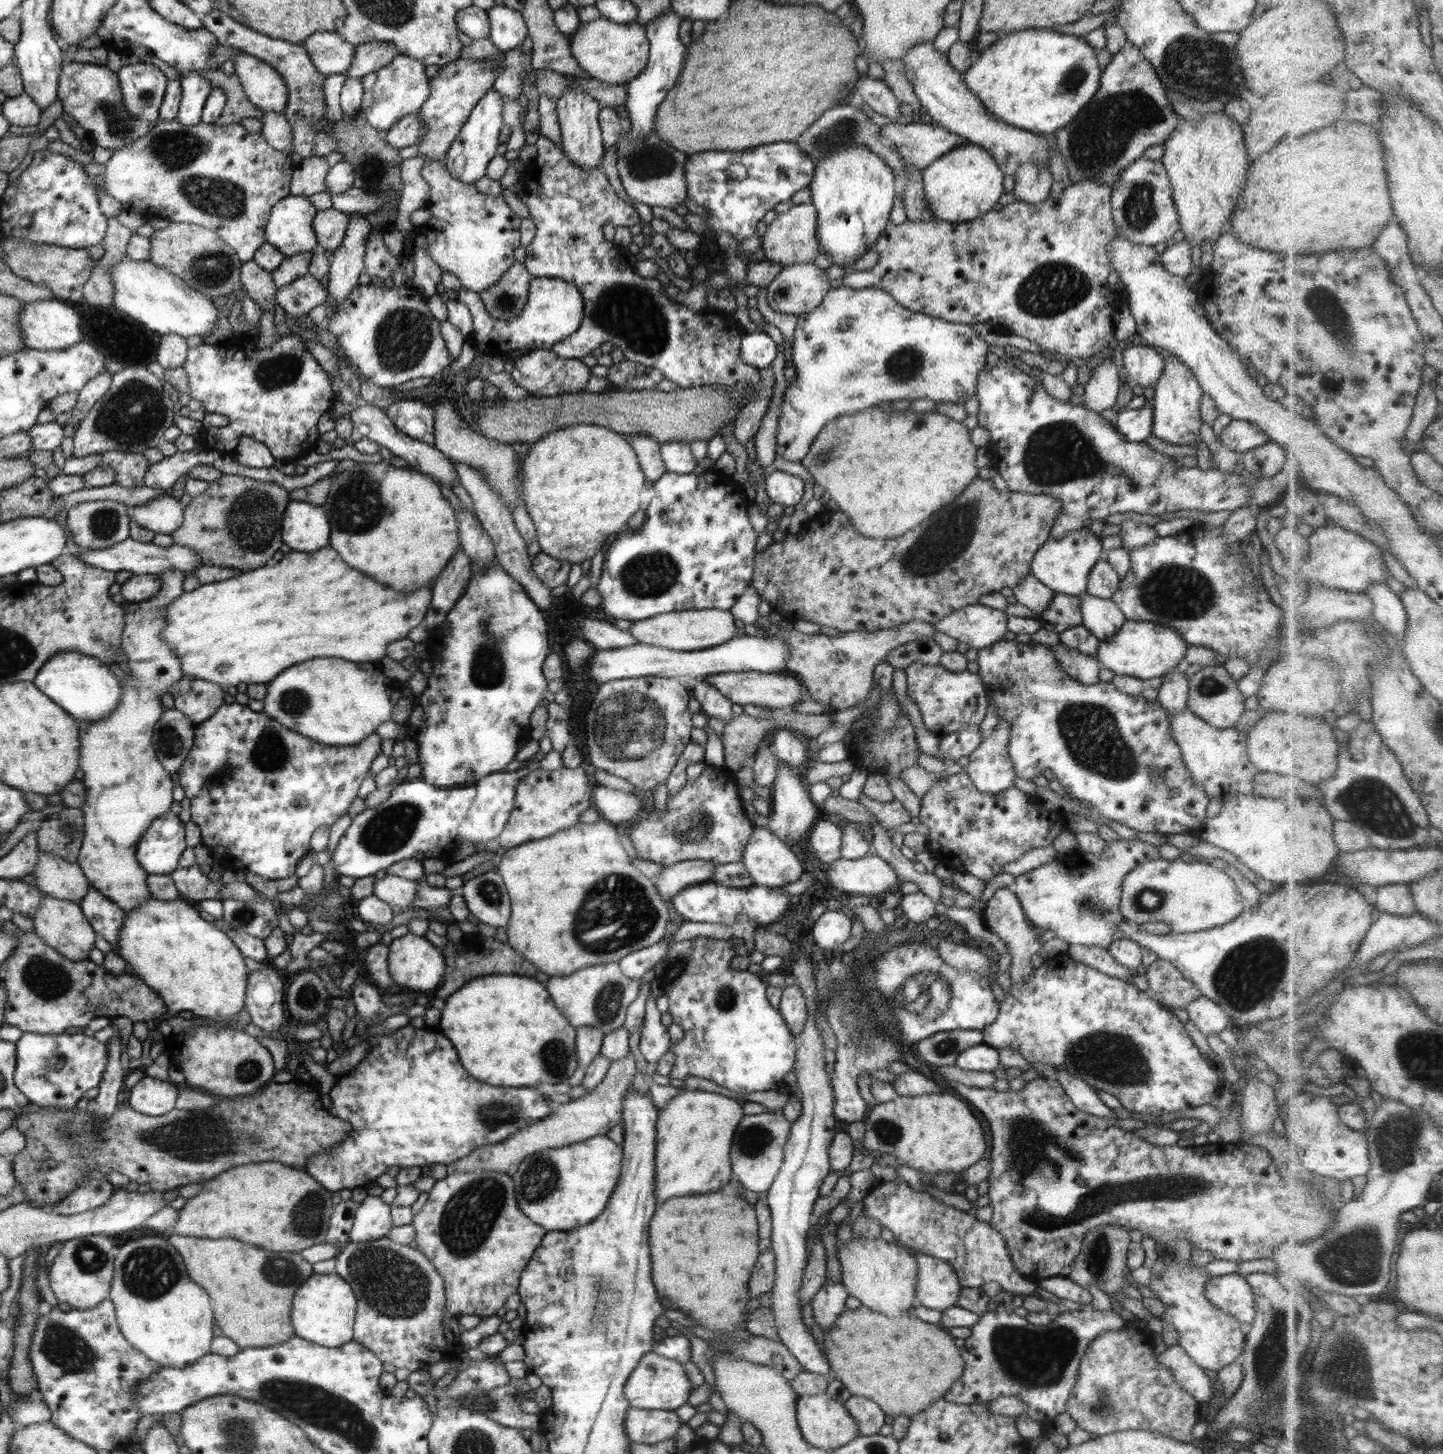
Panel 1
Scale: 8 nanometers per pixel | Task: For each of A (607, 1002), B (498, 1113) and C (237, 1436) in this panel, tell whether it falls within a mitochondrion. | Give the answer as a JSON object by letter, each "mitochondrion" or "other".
{"A":"mitochondrion","B":"mitochondrion","C":"mitochondrion"}

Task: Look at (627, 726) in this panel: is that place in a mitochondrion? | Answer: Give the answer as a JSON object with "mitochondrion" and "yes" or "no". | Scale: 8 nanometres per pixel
{"mitochondrion":"yes"}

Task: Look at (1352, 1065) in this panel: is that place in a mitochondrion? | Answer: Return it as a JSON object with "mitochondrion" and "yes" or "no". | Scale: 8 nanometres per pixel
{"mitochondrion":"no"}

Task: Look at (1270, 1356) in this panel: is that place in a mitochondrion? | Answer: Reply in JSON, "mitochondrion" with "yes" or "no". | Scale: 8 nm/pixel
{"mitochondrion":"yes"}

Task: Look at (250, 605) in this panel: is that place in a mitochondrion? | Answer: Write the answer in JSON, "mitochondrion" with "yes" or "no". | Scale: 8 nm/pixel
{"mitochondrion":"no"}

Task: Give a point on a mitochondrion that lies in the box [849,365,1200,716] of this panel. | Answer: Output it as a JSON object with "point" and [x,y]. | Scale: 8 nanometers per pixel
{"point":[1058,452]}

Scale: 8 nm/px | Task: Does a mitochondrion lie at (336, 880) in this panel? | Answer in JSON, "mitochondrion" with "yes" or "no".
{"mitochondrion":"no"}

